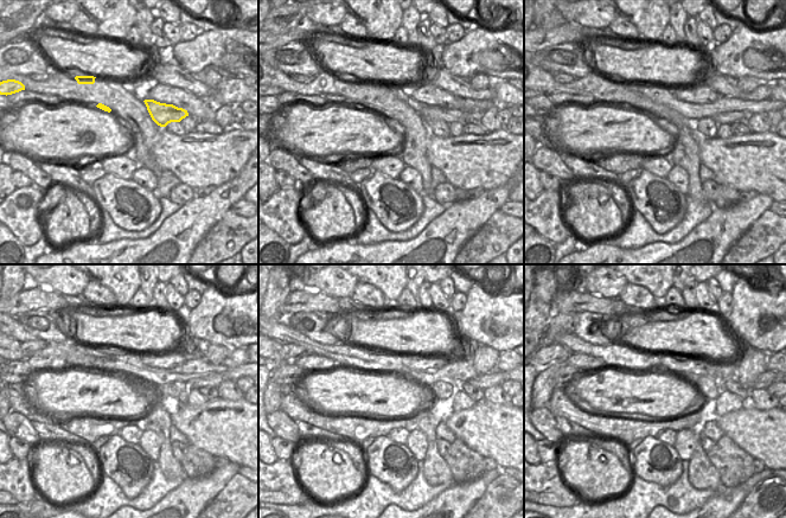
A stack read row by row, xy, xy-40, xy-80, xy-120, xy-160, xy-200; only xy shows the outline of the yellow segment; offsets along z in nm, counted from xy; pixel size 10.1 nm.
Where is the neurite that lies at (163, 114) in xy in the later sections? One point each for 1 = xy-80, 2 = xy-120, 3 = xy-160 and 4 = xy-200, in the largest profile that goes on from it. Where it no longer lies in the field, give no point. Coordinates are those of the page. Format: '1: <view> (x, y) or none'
1: xy-80 (735, 116)
2: xy-120 (212, 381)
3: xy-160 (496, 378)
4: xy-200 (764, 381)

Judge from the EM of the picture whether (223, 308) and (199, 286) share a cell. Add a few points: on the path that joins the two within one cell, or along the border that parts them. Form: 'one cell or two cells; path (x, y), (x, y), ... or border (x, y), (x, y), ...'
two cells; border (209, 286), (200, 294)

